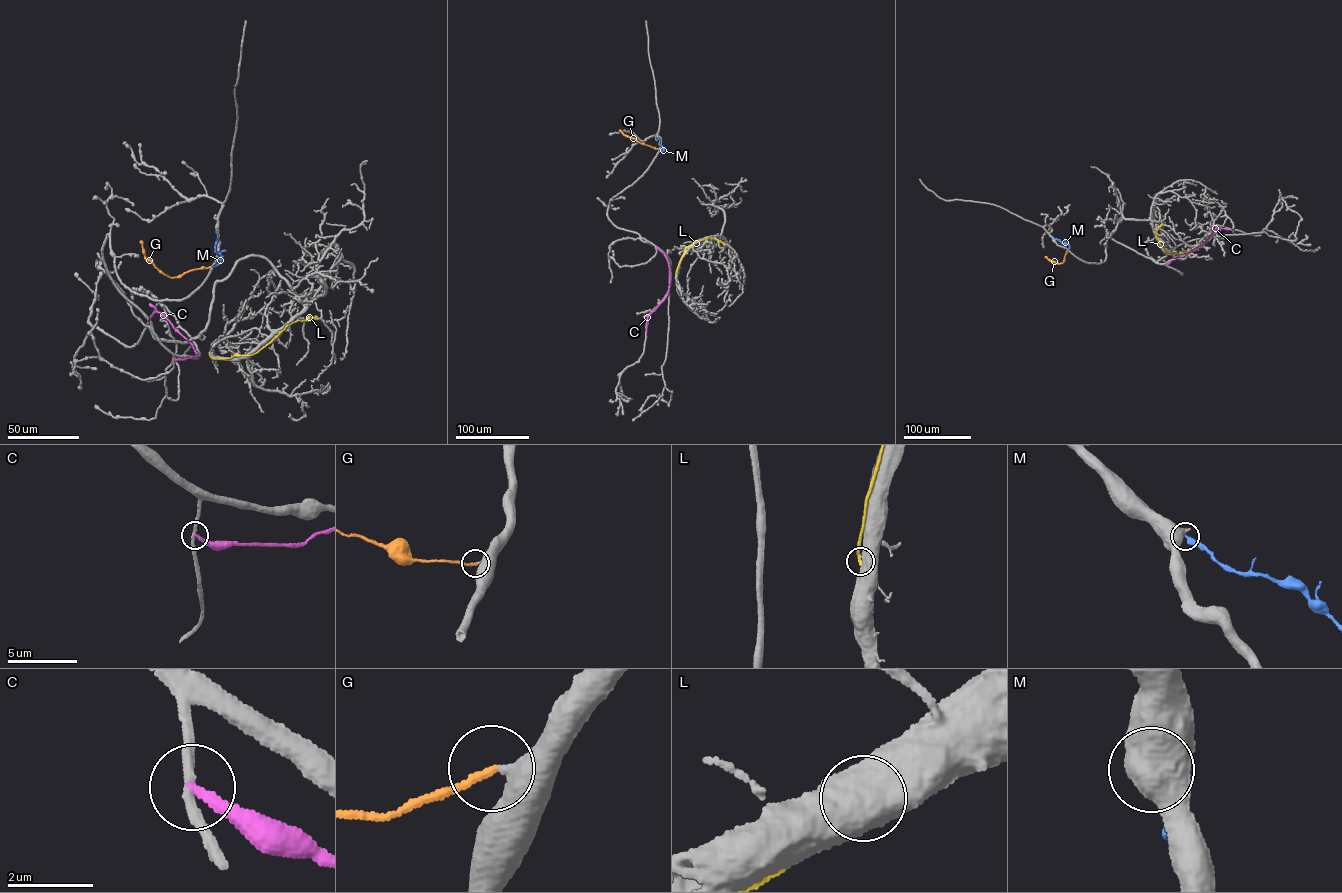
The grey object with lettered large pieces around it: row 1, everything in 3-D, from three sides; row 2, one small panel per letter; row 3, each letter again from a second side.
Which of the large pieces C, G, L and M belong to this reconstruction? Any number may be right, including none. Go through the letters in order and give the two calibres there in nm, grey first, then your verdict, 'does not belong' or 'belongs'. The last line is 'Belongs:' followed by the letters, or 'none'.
C: 200/200 nm | does not belong
G: 600/170 nm | belongs
L: 750/220 nm | does not belong
M: 800/280 nm | does not belong
Belongs: G

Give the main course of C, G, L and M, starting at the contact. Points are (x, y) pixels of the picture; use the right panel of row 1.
C: (1166, 265), (1201, 245), (1214, 229), (1233, 230)
G: (1067, 249), (1062, 263), (1045, 256)
L: (1190, 249), (1176, 254), (1165, 252), (1156, 235), (1162, 223)
M: (1053, 237), (1068, 244), (1067, 249)

